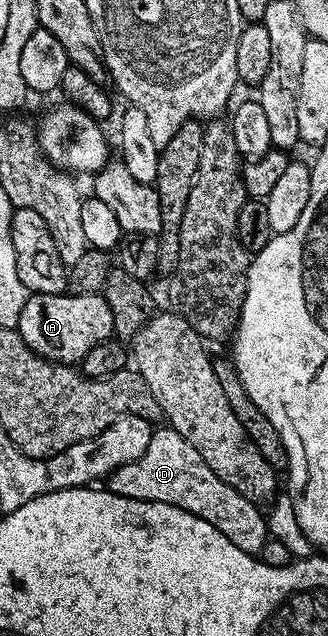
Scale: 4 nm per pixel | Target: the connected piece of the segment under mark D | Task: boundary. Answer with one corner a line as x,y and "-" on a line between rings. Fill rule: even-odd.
171,427
157,428
150,439
145,454
134,462
118,467
106,478
109,493
117,493
126,499
139,501
161,501
174,507
182,507
182,511
190,511
198,515
198,519
206,519
214,529
222,531
234,547
253,555
259,554
260,548
270,540
268,522
265,514
259,513
257,502
247,501
234,487
222,483
210,467
206,467
206,459
178,435

